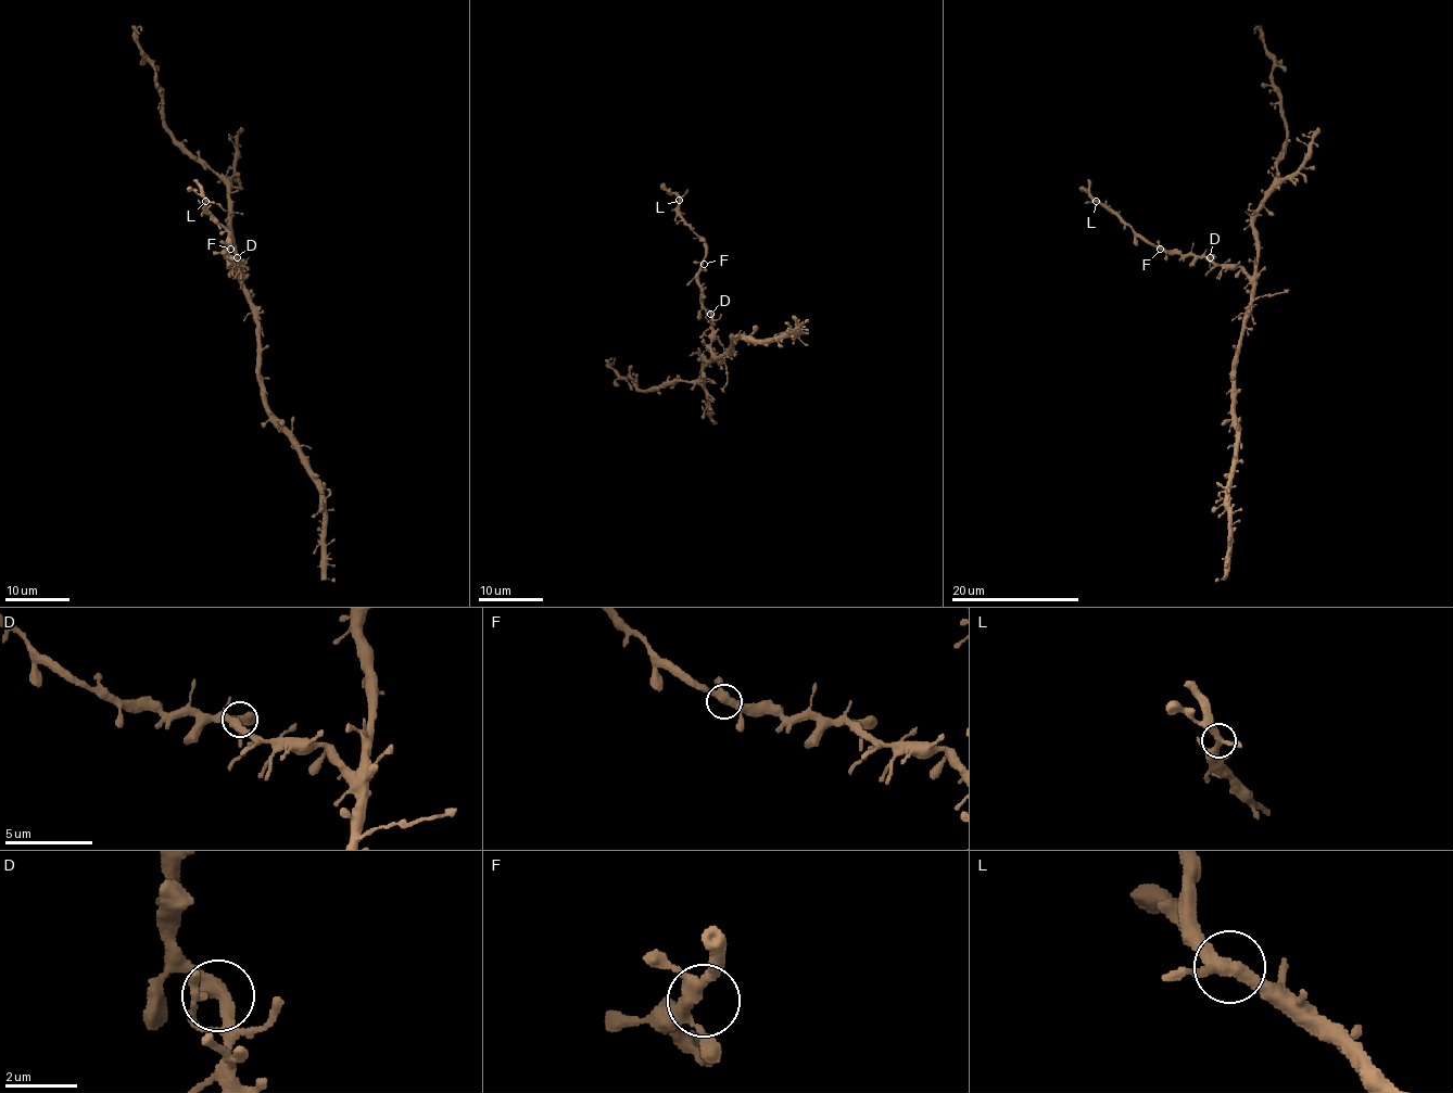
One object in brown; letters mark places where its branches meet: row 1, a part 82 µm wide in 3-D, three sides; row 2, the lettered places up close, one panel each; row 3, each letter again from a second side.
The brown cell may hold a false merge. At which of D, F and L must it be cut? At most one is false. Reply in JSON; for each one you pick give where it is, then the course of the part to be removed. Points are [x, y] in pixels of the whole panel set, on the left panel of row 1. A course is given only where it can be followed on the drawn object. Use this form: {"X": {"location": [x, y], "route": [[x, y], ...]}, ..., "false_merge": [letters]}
{"false_merge": []}

